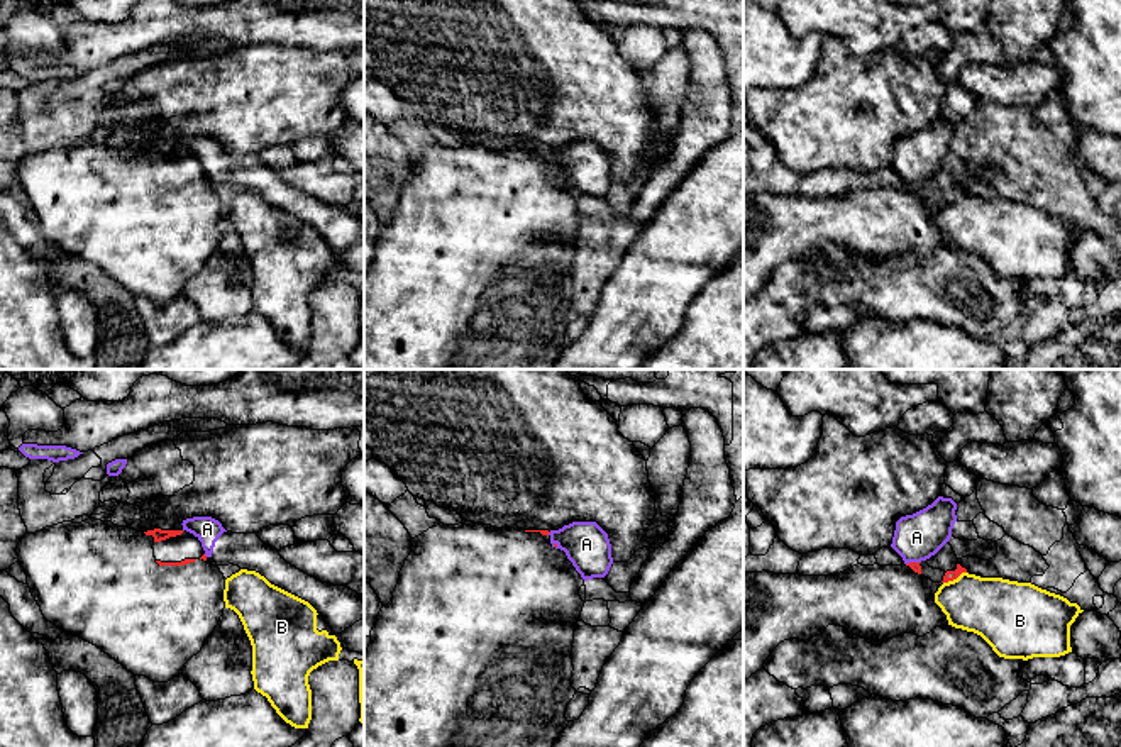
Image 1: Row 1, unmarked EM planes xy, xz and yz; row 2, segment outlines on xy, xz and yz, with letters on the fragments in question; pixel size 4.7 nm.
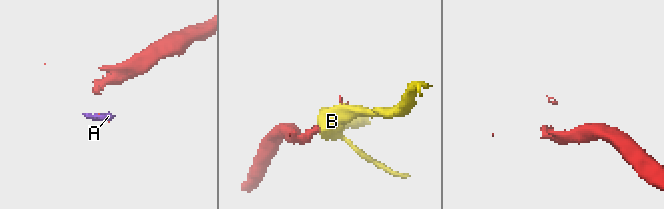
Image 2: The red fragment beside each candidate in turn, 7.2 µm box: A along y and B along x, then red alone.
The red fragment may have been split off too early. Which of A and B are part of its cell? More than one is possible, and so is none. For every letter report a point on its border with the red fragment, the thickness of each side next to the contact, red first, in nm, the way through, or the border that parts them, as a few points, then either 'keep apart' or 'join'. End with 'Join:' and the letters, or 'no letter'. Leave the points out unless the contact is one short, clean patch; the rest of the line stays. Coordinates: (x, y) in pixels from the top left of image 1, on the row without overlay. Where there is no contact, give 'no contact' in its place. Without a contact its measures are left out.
A: yz (911, 183) | 50/220 nm | along yz (918, 182), (906, 185) | keep apart
B: yz (954, 199) | 50/300 nm | keep apart
Join: no letter

